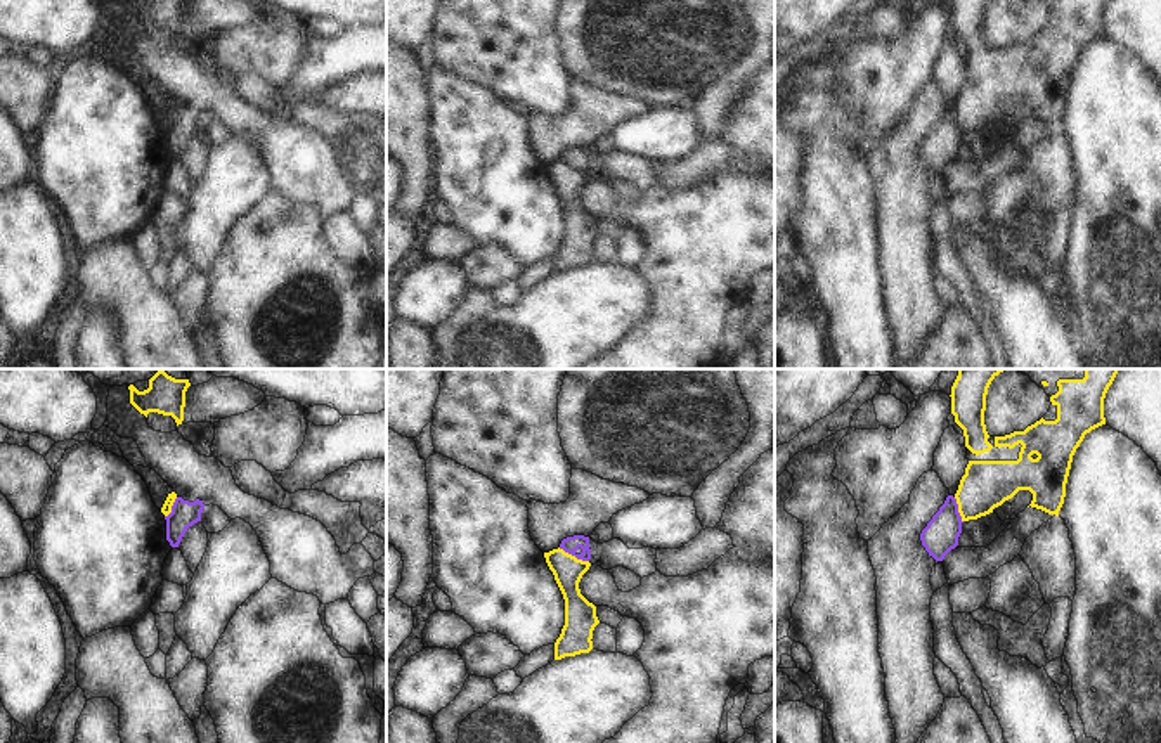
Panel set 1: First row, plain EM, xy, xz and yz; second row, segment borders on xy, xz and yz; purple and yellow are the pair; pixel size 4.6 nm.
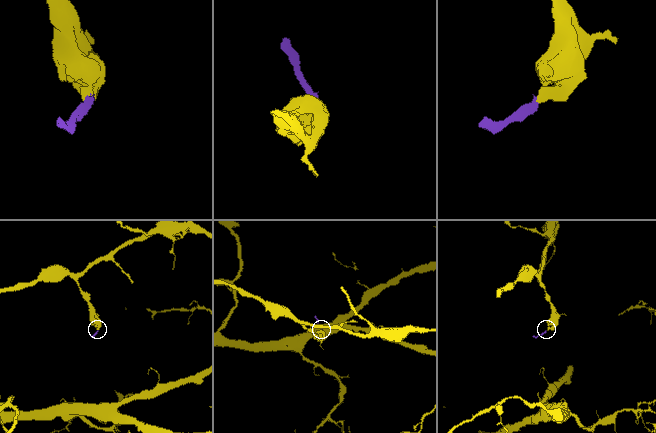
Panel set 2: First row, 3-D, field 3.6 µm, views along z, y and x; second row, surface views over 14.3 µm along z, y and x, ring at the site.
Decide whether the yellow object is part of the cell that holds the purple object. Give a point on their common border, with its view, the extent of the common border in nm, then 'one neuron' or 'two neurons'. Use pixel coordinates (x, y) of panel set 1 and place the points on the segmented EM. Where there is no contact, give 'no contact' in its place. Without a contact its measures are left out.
contact xz (574, 555); length 160 nm; two neurons

